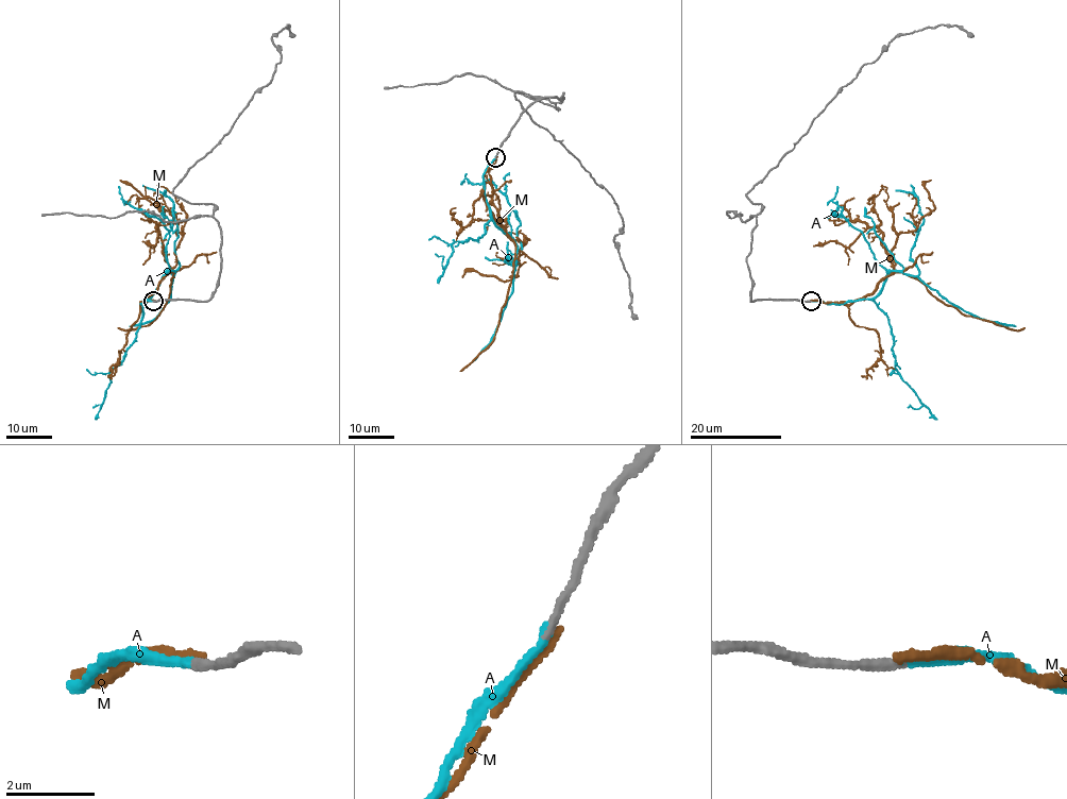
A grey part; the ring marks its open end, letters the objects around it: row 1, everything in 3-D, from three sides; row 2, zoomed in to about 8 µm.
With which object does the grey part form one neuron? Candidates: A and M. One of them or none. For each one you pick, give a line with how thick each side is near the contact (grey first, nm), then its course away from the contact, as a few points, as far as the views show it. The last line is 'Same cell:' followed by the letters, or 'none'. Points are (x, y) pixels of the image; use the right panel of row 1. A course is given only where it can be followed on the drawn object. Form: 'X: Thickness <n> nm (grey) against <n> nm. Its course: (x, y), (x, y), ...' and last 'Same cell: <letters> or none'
A: Thickness 190 nm (grey) against 180 nm. Its course: (810, 302), (845, 304), (870, 300), (879, 292), (893, 271), (917, 275), (947, 300), (972, 313), (1015, 326)
Same cell: A

